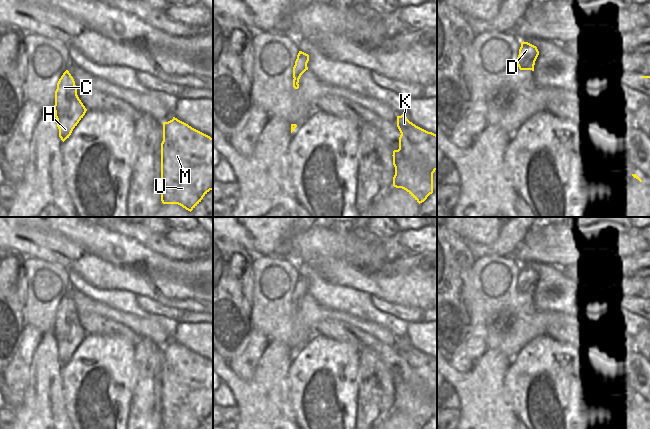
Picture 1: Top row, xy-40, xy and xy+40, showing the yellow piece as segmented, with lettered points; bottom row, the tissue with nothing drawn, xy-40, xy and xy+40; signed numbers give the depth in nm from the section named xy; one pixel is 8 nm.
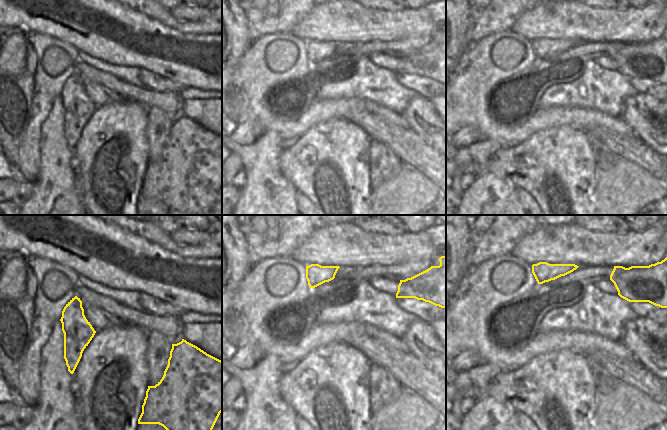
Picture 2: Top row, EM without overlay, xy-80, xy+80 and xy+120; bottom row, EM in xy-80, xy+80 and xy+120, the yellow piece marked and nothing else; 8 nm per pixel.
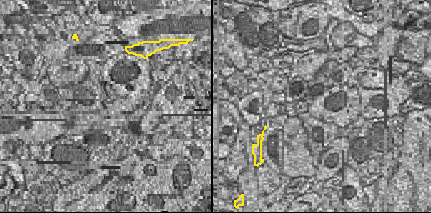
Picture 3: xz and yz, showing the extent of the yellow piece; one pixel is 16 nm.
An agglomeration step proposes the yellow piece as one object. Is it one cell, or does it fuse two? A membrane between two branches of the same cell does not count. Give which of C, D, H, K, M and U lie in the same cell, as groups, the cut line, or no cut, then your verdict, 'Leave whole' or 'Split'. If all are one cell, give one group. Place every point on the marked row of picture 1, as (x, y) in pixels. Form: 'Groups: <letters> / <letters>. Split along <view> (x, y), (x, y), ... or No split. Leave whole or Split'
Groups: C D H K M U. No split. Leave whole

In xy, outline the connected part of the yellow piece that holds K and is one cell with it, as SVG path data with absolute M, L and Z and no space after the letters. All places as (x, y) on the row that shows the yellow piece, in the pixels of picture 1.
M405 113L397 116L401 133L399 149L393 151L393 186L406 190L419 204L433 193L433 173L437 170L437 135L412 122Z

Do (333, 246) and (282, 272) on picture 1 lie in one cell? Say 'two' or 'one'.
two

